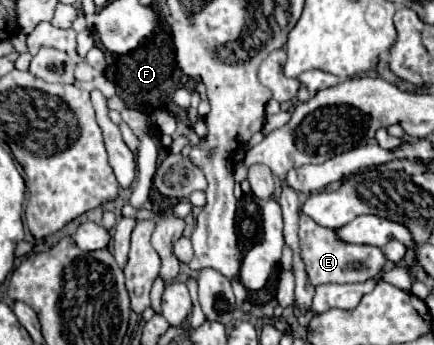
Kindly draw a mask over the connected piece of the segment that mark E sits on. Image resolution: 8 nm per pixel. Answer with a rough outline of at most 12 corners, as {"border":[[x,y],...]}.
{"border":[[299,214],[299,246],[313,286],[365,282],[381,248],[339,242]]}

